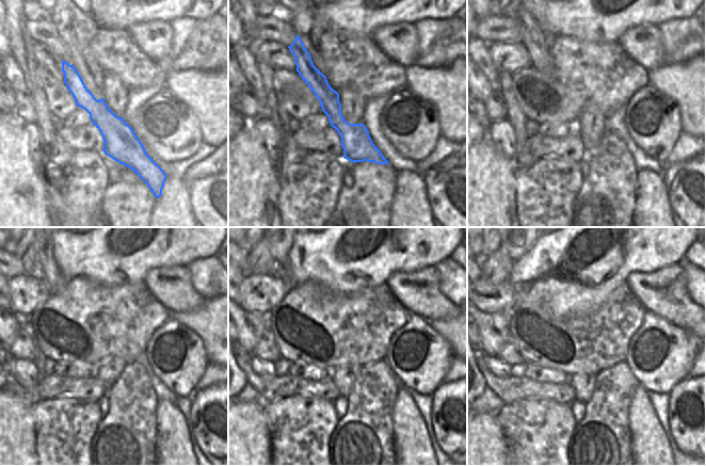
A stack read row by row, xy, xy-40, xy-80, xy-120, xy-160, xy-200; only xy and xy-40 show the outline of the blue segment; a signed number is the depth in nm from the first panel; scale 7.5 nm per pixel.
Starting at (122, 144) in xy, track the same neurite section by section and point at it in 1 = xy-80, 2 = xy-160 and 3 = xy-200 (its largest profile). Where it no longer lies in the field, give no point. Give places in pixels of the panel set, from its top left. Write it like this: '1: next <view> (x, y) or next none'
1: next xy-80 (531, 35)
2: next xy-160 (279, 248)
3: next xy-200 (517, 248)

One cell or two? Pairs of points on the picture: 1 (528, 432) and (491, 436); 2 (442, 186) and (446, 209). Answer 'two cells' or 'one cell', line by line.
1: two cells
2: one cell

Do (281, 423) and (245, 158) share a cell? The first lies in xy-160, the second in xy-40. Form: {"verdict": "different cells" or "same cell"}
{"verdict": "different cells"}

